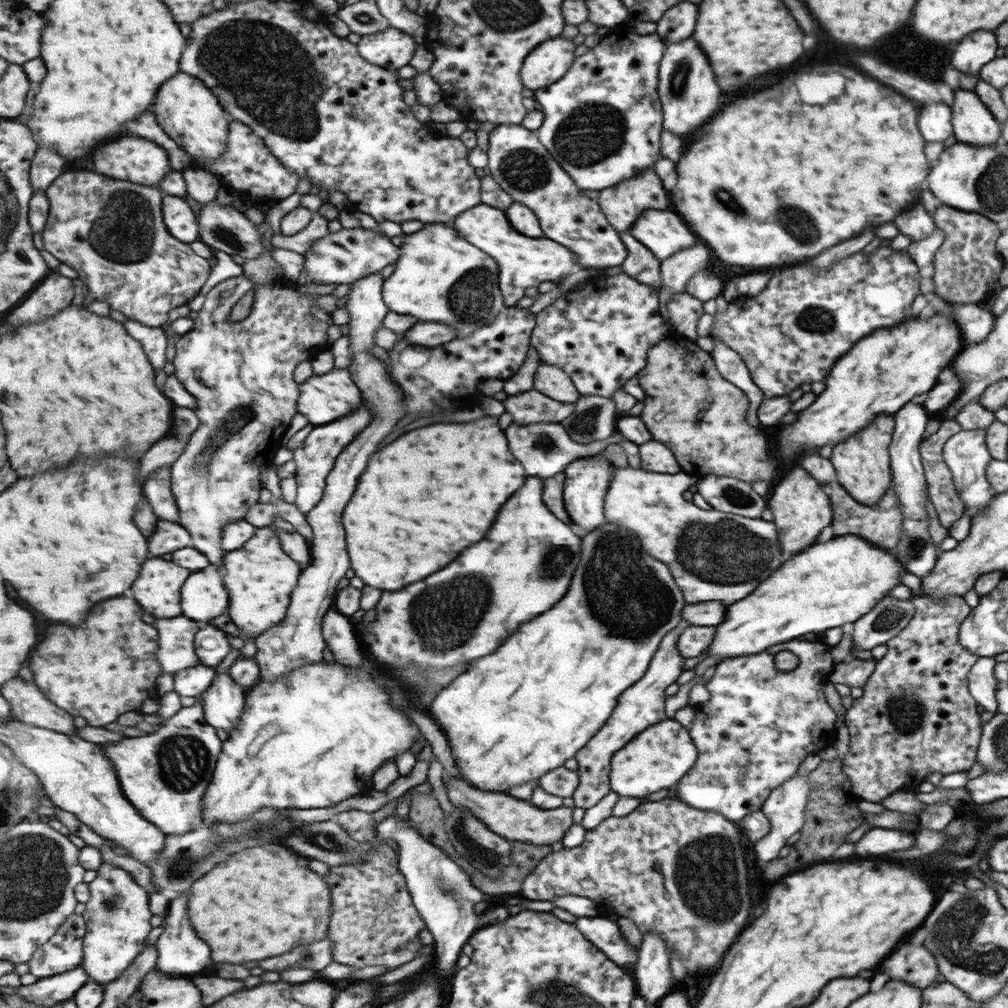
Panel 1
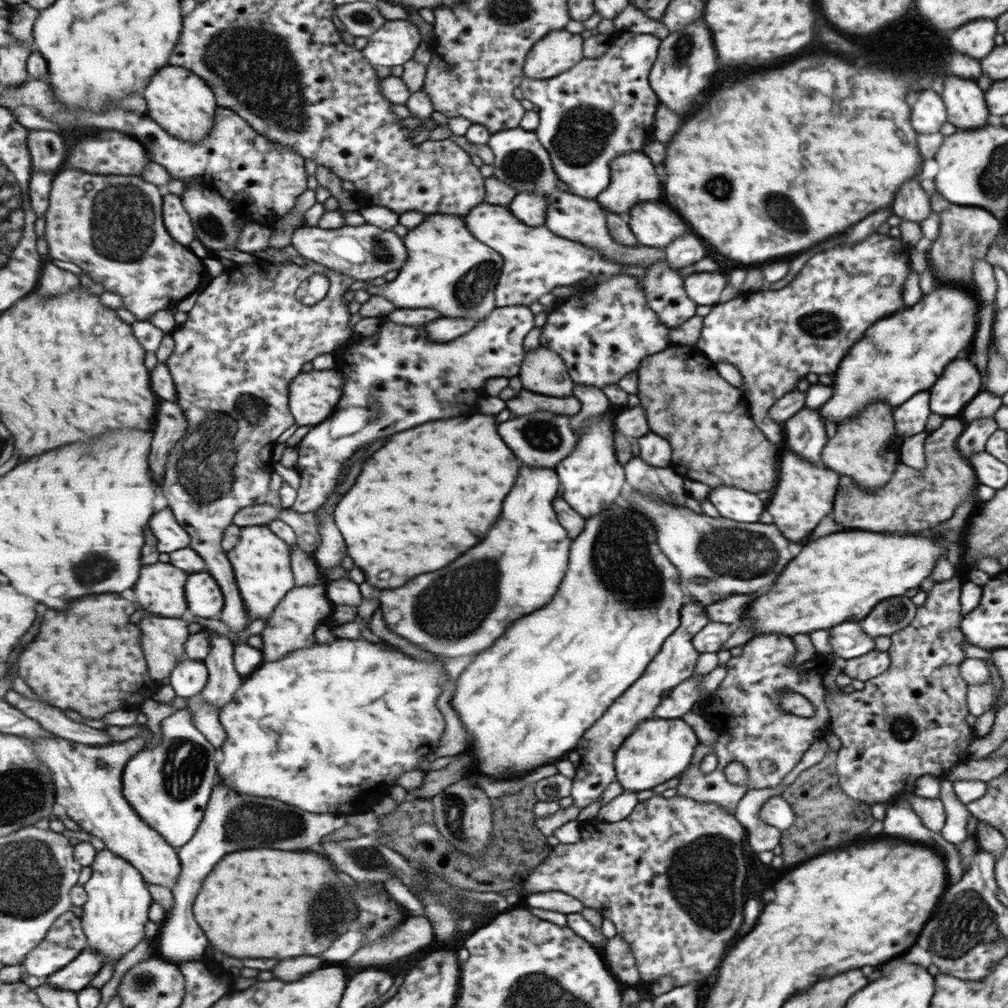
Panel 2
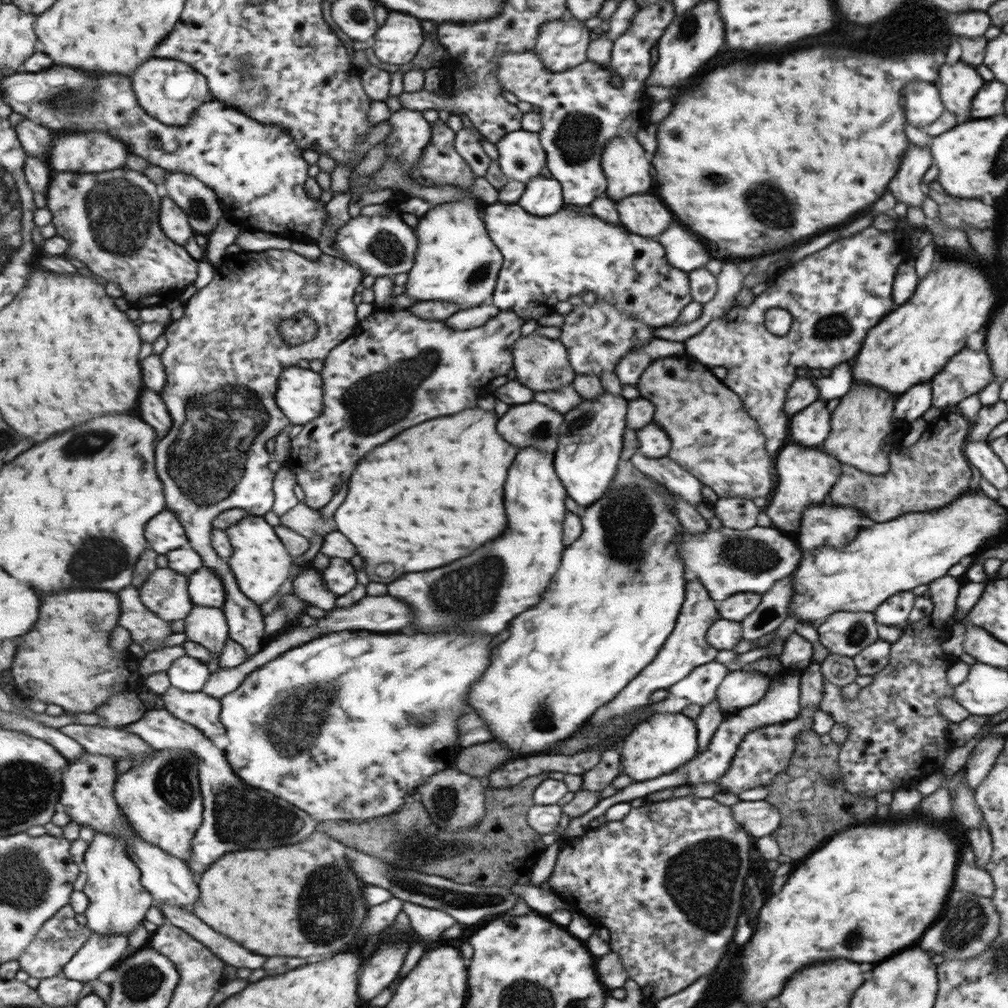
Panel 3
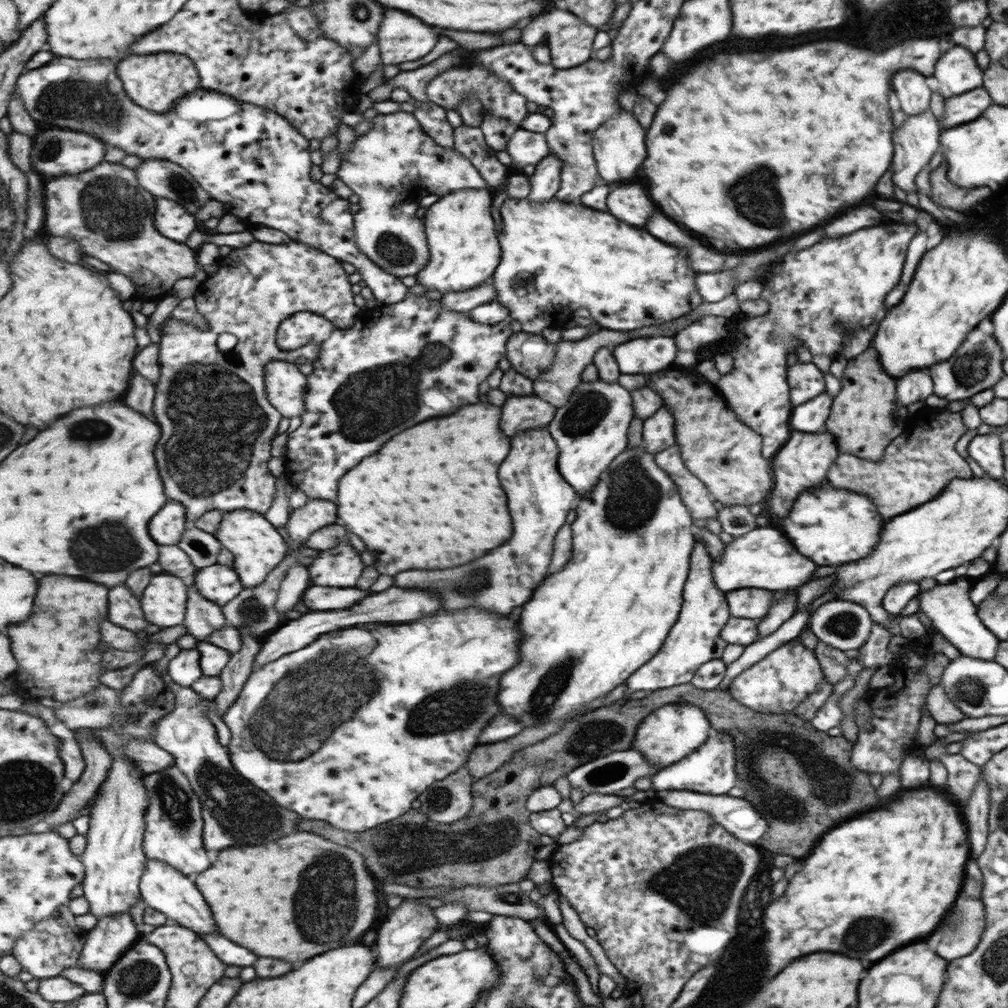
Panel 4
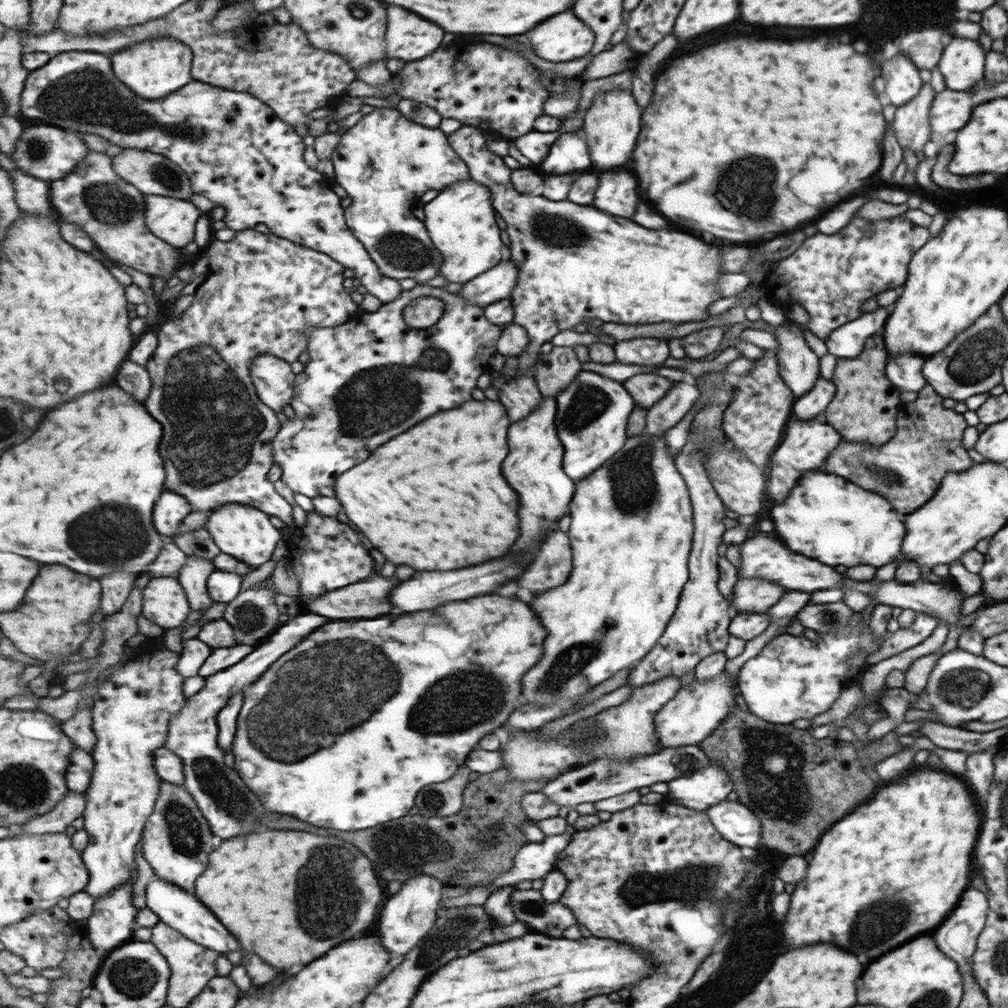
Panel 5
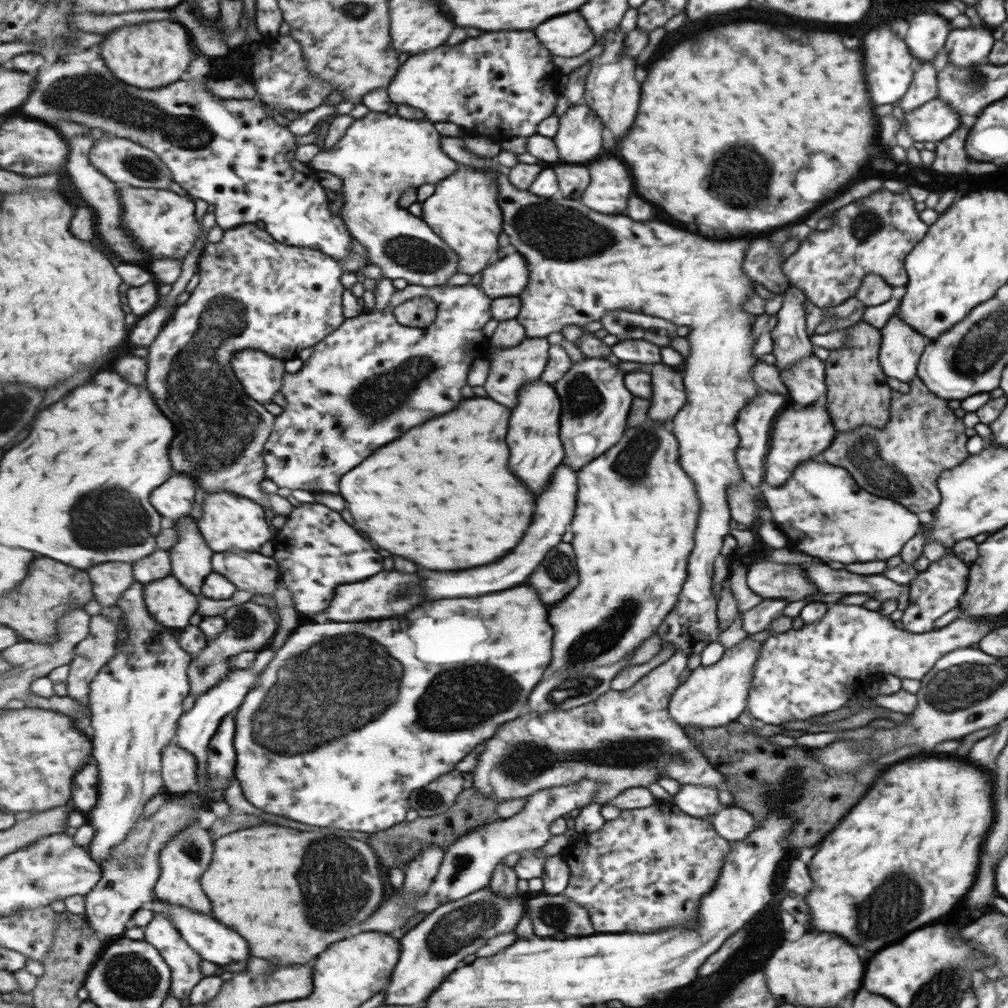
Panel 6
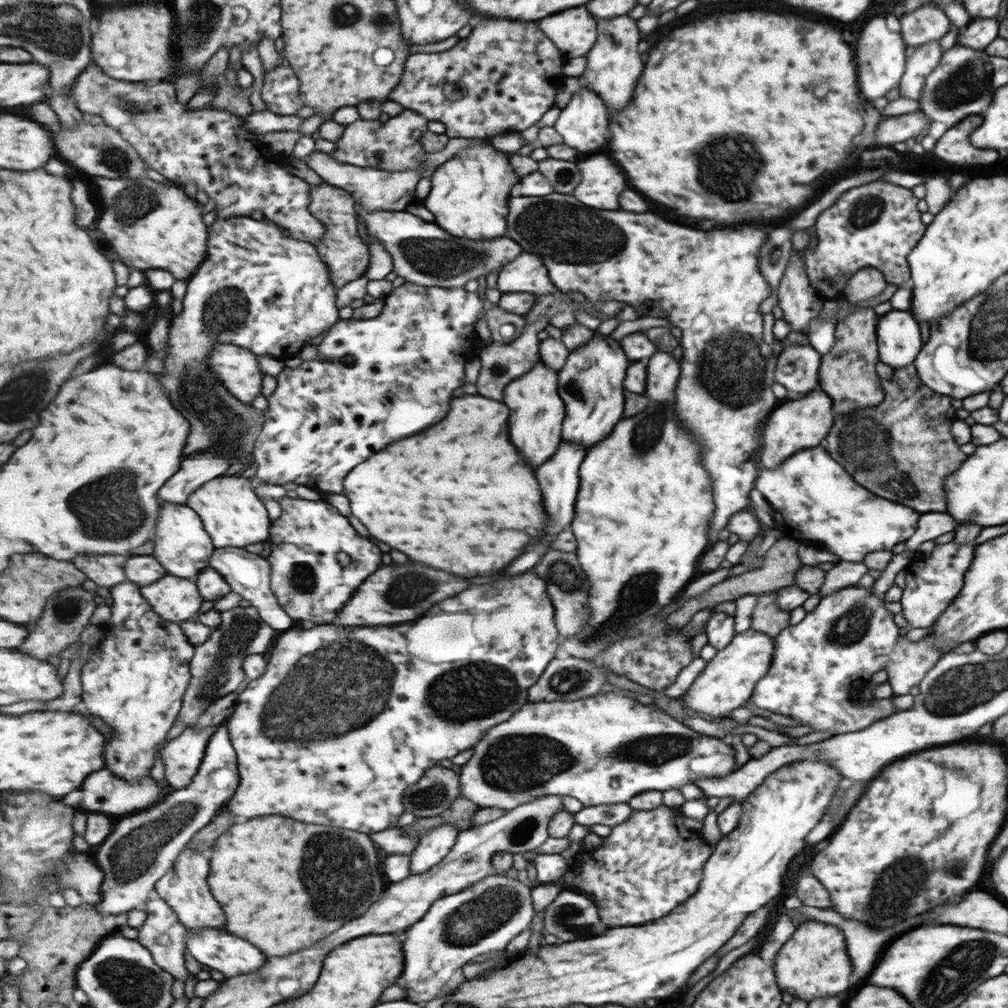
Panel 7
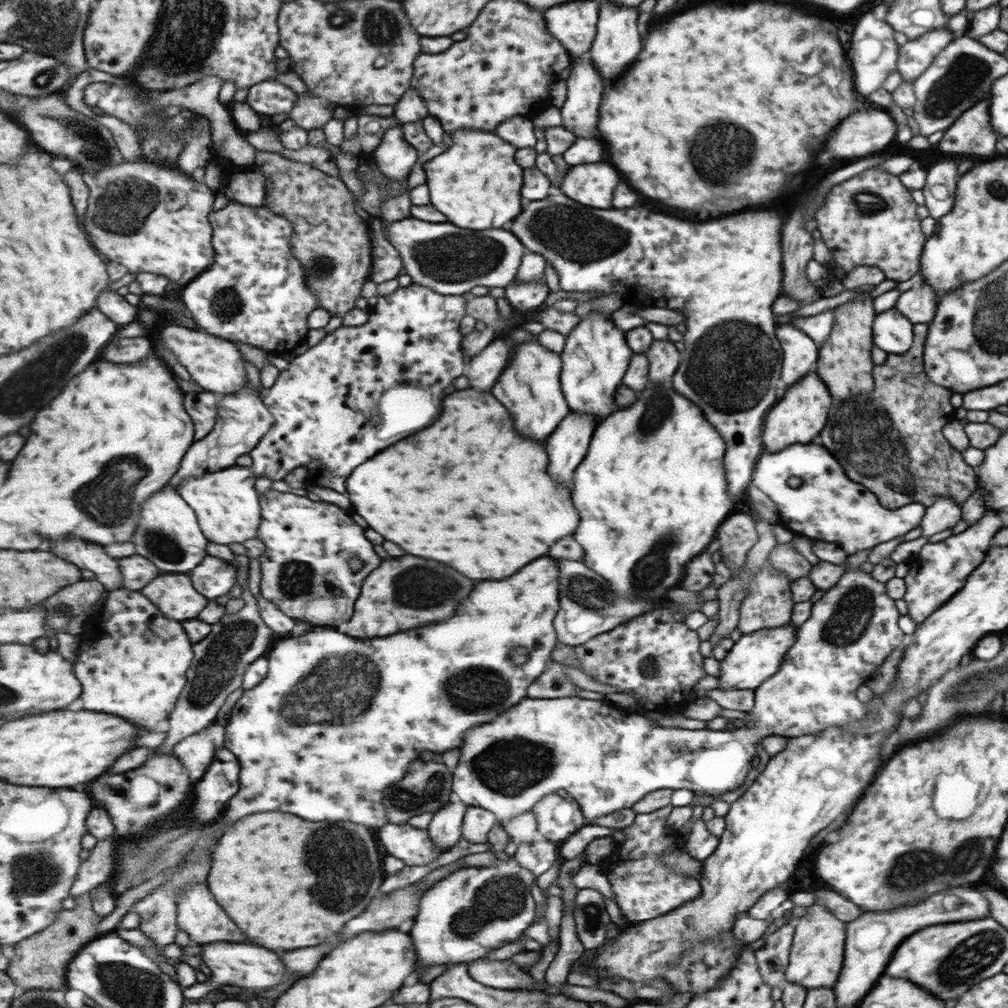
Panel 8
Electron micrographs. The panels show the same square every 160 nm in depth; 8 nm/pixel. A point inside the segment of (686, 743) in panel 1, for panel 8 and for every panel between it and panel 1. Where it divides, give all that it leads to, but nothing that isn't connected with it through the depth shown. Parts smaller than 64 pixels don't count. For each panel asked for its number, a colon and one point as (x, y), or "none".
2: (659, 749)
3: (661, 743)
4: (670, 733)
5: (698, 707)
6: (714, 695)
7: (726, 682)
8: (754, 657)

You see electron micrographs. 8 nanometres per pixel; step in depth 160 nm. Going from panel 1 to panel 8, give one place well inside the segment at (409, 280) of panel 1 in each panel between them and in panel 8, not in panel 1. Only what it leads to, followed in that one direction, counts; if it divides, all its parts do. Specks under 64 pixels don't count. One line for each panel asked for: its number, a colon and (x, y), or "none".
2: (448, 268)
3: (457, 260)
4: (465, 247)
5: (461, 221)
6: (464, 210)
7: (470, 193)
8: (477, 184)

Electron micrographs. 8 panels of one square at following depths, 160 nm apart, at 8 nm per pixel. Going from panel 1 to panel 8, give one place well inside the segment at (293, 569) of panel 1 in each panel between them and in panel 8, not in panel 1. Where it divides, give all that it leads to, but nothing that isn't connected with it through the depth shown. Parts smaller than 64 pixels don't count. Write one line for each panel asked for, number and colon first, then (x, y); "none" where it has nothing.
2: (263, 561)
3: (261, 562)
4: (258, 546)
5: (247, 533)
6: (230, 522)
7: (233, 514)
8: (230, 510)

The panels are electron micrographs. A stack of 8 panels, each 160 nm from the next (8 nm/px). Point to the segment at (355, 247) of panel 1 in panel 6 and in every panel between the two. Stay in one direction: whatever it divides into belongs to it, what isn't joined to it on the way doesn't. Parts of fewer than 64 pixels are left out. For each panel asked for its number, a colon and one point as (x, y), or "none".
2: (365, 252)
3: (380, 245)
4: (394, 164)
5: (386, 162)
6: (381, 156)

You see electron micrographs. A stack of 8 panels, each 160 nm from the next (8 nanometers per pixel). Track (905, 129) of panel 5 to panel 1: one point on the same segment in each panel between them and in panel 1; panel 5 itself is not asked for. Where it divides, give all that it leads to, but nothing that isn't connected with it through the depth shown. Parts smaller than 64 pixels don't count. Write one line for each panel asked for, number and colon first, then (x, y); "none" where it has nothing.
1: (916, 223)
2: (912, 204)
3: (905, 188)
4: (916, 139)

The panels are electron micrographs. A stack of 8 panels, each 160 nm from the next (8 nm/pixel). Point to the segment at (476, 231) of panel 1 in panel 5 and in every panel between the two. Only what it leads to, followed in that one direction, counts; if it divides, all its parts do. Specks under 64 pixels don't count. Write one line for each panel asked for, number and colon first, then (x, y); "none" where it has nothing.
2: (537, 260)
3: (548, 258)
4: (559, 256)
5: (563, 251)

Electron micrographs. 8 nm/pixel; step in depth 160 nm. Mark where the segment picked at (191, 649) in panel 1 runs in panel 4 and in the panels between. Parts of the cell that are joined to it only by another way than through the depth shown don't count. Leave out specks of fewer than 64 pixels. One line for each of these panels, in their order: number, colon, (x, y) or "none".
2: (164, 640)
3: (148, 629)
4: (125, 611)

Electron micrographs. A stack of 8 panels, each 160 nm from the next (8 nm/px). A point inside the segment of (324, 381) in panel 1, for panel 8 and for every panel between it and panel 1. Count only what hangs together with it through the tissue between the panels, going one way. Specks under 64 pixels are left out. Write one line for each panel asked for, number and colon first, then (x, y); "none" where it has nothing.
2: (314, 395)
3: (300, 394)
4: (287, 388)
5: (275, 382)
6: (262, 375)
7: (238, 369)
8: (217, 364)

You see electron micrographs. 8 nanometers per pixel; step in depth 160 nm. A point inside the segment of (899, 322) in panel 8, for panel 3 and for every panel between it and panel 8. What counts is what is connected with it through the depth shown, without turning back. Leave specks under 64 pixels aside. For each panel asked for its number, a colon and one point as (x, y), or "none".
3: (911, 404)
4: (917, 385)
5: (903, 371)
6: (901, 347)
7: (898, 337)

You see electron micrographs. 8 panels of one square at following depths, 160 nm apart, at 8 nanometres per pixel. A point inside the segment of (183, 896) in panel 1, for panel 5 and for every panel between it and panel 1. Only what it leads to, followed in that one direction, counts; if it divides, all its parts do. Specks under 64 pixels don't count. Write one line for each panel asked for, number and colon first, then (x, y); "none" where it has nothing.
2: (233, 821)
3: (237, 817)
4: (236, 813)
5: (224, 798)

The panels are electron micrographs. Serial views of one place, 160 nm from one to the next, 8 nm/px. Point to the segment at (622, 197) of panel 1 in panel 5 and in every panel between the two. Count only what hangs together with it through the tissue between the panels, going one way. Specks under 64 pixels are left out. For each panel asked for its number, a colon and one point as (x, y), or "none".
2: (632, 178)
3: (623, 162)
4: (618, 148)
5: (610, 125)

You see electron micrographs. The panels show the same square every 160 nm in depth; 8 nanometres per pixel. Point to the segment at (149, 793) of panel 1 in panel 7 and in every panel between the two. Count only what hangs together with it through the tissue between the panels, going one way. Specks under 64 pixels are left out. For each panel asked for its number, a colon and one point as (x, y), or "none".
2: (170, 785)
3: (162, 798)
4: (175, 825)
5: (177, 841)
6: (184, 861)
7: (186, 889)

